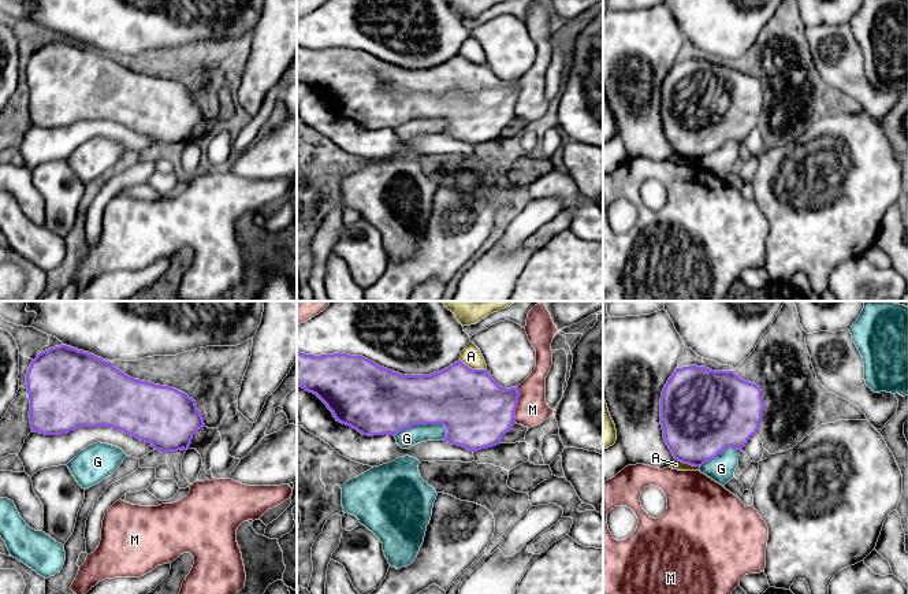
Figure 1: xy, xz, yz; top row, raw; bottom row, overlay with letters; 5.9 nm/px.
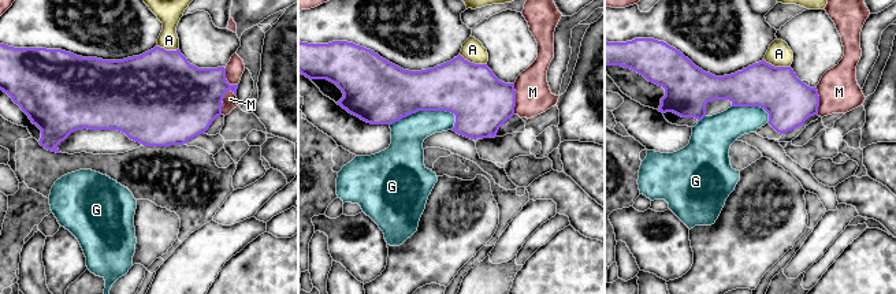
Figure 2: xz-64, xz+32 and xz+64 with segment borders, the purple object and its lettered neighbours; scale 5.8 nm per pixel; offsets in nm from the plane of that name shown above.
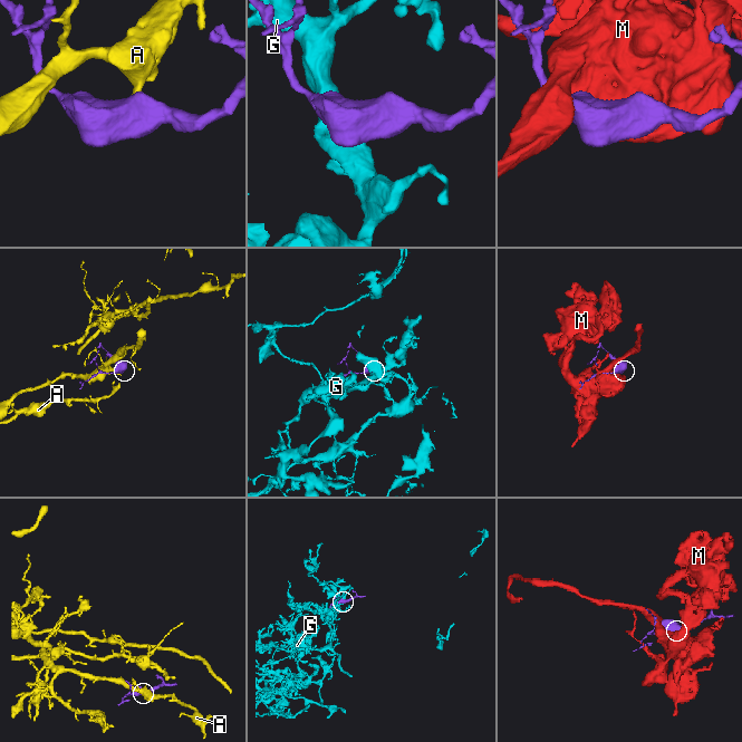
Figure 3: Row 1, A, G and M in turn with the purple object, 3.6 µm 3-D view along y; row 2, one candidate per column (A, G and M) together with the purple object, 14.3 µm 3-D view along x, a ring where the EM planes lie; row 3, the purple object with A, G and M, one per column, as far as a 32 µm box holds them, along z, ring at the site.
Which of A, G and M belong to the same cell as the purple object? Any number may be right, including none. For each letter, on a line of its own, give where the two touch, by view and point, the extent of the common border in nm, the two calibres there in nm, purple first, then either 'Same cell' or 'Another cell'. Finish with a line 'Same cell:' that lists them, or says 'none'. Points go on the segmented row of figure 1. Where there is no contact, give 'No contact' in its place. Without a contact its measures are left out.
A: Touches purple at xz (473, 370). Shared border 170 nm. Thickness 400 nm (purple) against 120 nm. Another cell
G: Touches purple at xz (420, 423). Shared border 320 nm. Thickness 380 nm (purple) against 110 nm. Another cell
M: Touches purple at xz (517, 403). Shared border 220 nm. Thickness 400 nm (purple) against 180 nm. Another cell
Same cell: none

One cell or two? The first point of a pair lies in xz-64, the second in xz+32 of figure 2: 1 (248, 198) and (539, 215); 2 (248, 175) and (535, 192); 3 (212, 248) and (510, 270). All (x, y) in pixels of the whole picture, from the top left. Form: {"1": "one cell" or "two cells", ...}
{"1": "one cell", "2": "one cell", "3": "one cell"}

